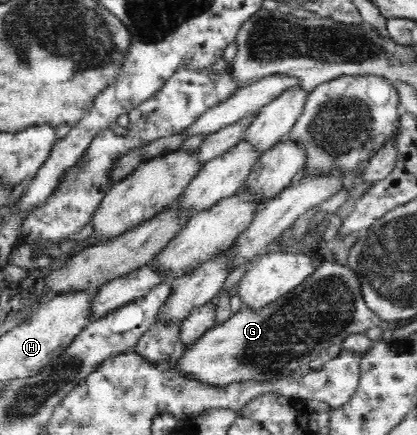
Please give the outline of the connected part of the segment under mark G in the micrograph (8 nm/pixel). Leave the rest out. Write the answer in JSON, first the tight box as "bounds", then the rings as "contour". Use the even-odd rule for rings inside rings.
{"bounds":[165,260,383,388],"contour":[[[321,260],[320,266],[315,268],[315,271],[311,273],[298,287],[295,287],[294,291],[286,295],[282,295],[278,300],[273,301],[270,305],[262,307],[260,309],[242,308],[239,312],[230,316],[226,321],[216,323],[212,329],[206,331],[200,339],[196,339],[192,345],[186,345],[181,353],[180,357],[173,364],[165,364],[166,368],[172,368],[180,370],[188,375],[192,376],[194,380],[199,380],[202,383],[213,385],[214,388],[225,388],[233,383],[240,383],[243,381],[260,381],[260,382],[273,382],[277,379],[288,377],[289,375],[299,373],[300,367],[304,364],[308,364],[310,360],[316,359],[318,354],[322,350],[328,349],[330,345],[341,345],[342,341],[352,335],[352,333],[365,333],[370,327],[379,327],[383,324],[382,320],[378,318],[378,315],[374,314],[372,310],[364,303],[363,294],[361,293],[360,280],[358,276],[354,274],[354,271],[346,267],[346,264],[341,260],[327,261]]]}

